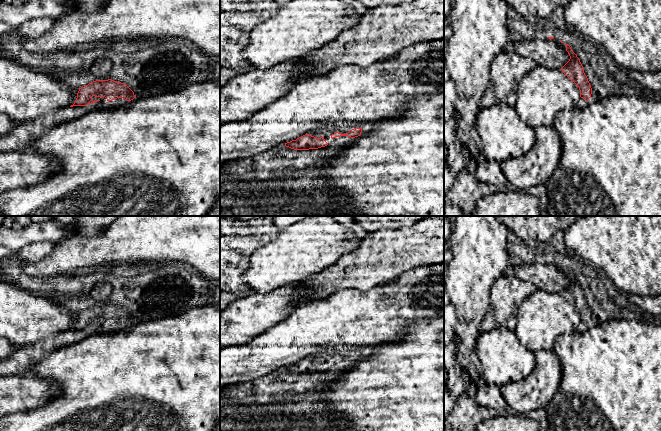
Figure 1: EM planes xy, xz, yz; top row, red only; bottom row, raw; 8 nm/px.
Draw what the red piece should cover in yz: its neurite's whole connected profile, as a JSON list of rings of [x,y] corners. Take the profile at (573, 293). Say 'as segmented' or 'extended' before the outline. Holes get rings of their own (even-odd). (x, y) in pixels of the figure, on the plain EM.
extended | [[[568,268],[566,269],[566,275],[568,276],[570,283],[561,292],[562,296],[567,300],[572,306],[574,306],[580,314],[580,322],[576,327],[576,331],[582,333],[588,329],[588,324],[592,318],[592,312],[588,305],[587,300],[584,297],[584,292],[580,286],[580,283],[573,276]]]

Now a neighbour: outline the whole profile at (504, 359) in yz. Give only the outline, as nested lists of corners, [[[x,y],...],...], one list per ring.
[[[505,328],[481,333],[476,352],[485,383],[498,387],[526,379],[536,366],[534,353],[520,342],[515,331]]]

